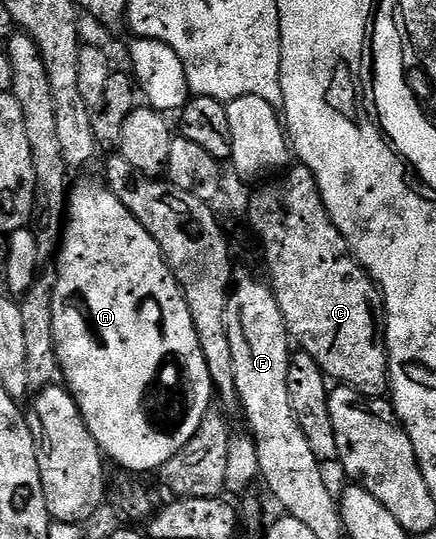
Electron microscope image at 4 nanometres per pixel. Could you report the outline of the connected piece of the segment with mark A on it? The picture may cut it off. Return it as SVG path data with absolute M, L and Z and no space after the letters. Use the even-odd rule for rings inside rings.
M74 183L67 197L67 219L55 271L53 329L57 357L64 383L77 397L87 430L91 430L102 453L129 472L166 467L199 430L199 422L211 410L215 389L191 322L191 310L161 247L104 183ZM165 352L177 352L185 360L195 393L189 424L173 436L157 436L141 416L141 391Z

